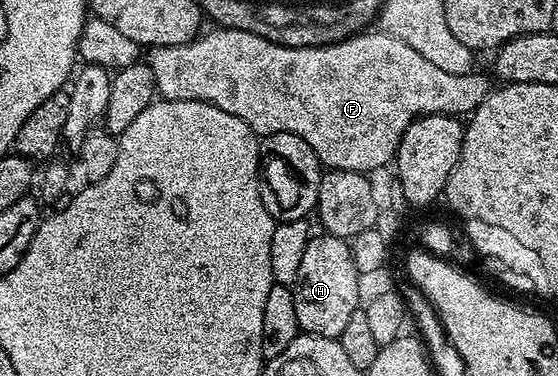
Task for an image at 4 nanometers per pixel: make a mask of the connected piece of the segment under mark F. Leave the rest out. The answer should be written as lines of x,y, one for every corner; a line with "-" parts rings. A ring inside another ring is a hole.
217,26
212,31
205,30
203,34
192,40
190,43
182,45
170,45
169,47
153,47
147,52
146,62
152,67
156,78
155,94
161,99
173,99
174,101
202,101
203,103
213,103
218,109
246,121
250,129
255,131
257,136
273,135
279,131
294,133
302,137
314,149
314,153
320,158
321,164
325,168
334,171
358,171
361,173
373,173
379,167
384,167
393,162
396,157
396,150
406,133
406,129
415,119
421,115
455,115
464,117
476,111
478,105
493,90
493,82
478,71
471,71
466,74
446,73
443,69
438,69
433,62
422,57
421,53
406,45
405,41
388,34
383,29
368,29
361,34
353,35
338,43
326,44
320,47
292,48
280,45
274,41
267,40
266,37
255,35
252,32
242,32
241,29
230,29

